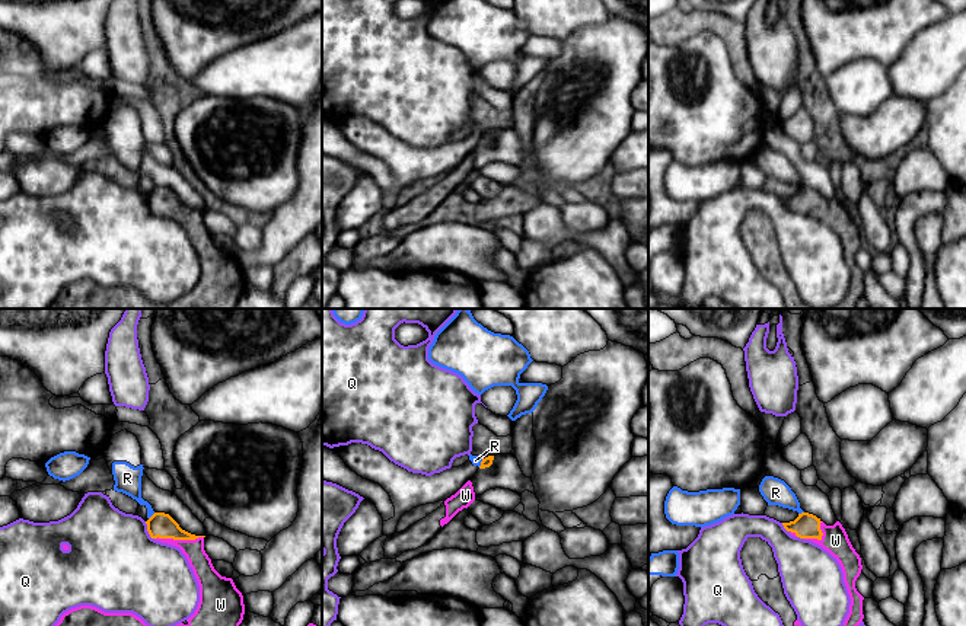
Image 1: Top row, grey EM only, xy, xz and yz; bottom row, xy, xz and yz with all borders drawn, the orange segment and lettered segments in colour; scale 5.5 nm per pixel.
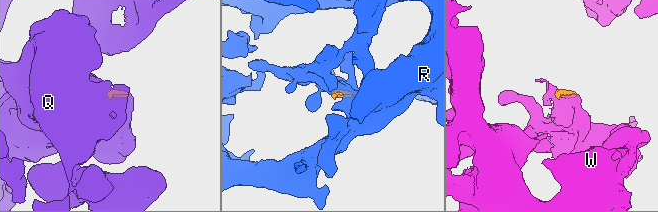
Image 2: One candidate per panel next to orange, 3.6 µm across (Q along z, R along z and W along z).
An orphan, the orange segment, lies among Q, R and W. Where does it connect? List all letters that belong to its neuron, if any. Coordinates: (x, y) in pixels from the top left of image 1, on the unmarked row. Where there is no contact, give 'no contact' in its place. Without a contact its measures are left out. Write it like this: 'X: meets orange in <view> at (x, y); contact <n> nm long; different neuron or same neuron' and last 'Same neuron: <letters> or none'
Q: meets orange in xy at (147, 204); contact 120 nm long; different neuron
R: meets orange in xy at (152, 189); contact 50 nm long; different neuron
W: meets orange in xy at (178, 213); contact 280 nm long; same neuron
Same neuron: W

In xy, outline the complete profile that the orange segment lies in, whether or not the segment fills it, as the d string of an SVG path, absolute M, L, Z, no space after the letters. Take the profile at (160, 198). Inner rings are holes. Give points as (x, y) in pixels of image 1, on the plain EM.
M165 186L147 195L152 213L176 220L186 230L200 259L200 277L185 296L153 303L133 287L105 287L92 280L68 284L47 309L235 309L243 294L243 269L232 252L221 250L204 224L204 211L191 208Z

